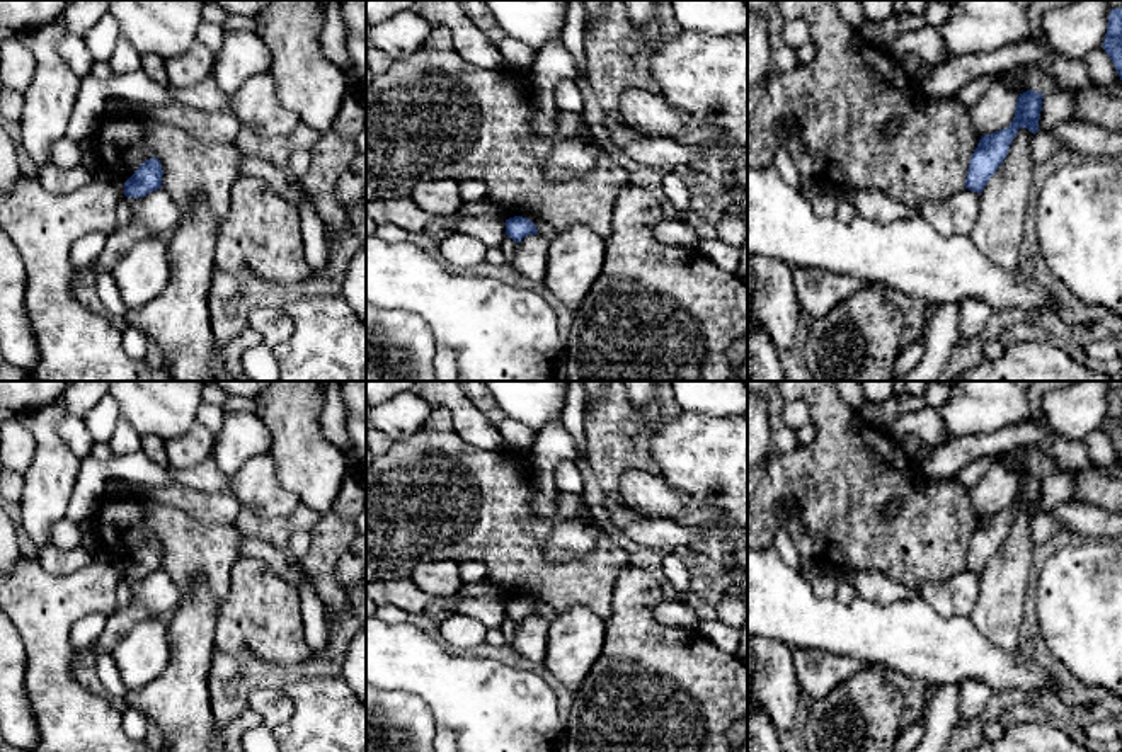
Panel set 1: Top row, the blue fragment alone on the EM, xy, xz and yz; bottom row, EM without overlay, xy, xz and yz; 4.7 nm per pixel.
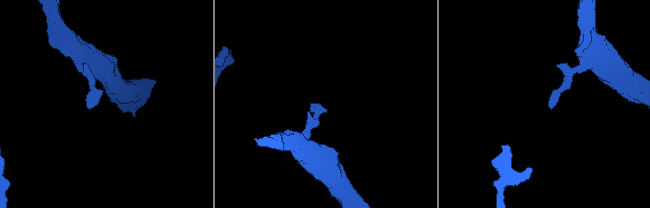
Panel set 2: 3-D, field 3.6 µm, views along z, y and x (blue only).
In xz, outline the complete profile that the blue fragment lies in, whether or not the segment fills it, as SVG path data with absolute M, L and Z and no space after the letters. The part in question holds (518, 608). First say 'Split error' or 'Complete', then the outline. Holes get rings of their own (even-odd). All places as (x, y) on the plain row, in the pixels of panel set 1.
Complete. M523 597L506 601L506 616L519 624L528 616L536 616L538 611L533 602Z

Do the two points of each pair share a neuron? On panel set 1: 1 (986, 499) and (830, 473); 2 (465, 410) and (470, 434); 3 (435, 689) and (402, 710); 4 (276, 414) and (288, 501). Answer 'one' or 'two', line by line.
1: two
2: one
3: two
4: two

